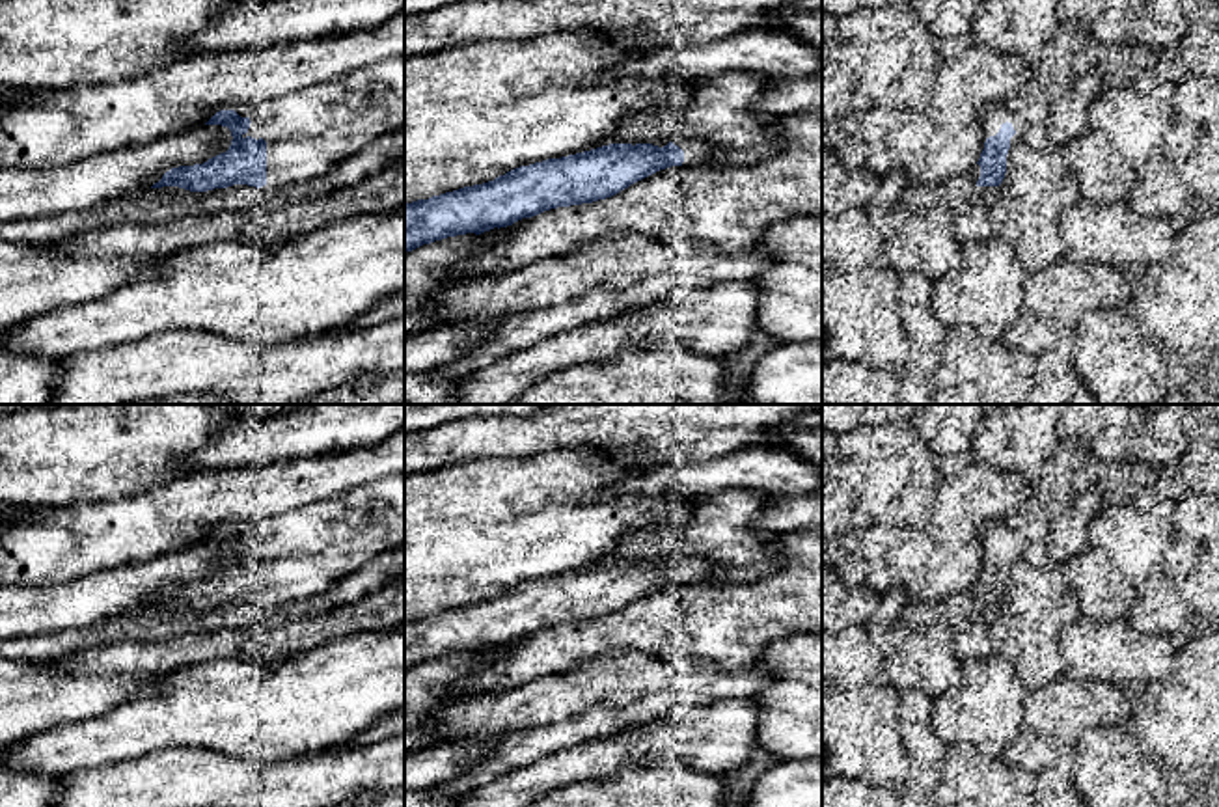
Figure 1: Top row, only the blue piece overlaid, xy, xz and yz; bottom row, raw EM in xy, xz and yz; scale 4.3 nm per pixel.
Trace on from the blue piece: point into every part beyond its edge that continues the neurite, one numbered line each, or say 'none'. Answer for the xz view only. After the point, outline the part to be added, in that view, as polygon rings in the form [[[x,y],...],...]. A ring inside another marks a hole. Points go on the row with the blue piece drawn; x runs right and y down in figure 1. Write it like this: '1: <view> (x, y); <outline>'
1: xz (698, 151); [[[678,132],[671,140],[658,142],[654,145],[664,147],[669,142],[673,142],[684,151],[682,166],[716,164],[721,160],[723,153],[727,151],[719,144],[705,142],[701,138],[688,138]]]

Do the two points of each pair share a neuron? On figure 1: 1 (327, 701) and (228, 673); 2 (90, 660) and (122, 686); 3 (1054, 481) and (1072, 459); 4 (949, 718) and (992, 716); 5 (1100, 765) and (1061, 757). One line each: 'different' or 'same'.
1: same
2: different
3: same
4: same
5: different

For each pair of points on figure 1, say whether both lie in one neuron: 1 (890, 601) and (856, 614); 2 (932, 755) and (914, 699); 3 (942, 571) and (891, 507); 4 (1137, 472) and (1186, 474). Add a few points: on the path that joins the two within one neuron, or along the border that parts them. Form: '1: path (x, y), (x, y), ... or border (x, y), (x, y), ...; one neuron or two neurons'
1: border (880, 597), (875, 614), (863, 625); two neurons
2: path (919, 742), (916, 712); one neuron
3: border (862, 526), (890, 524), (919, 530); two neurons
4: border (1160, 470), (1154, 485), (1132, 502); two neurons

